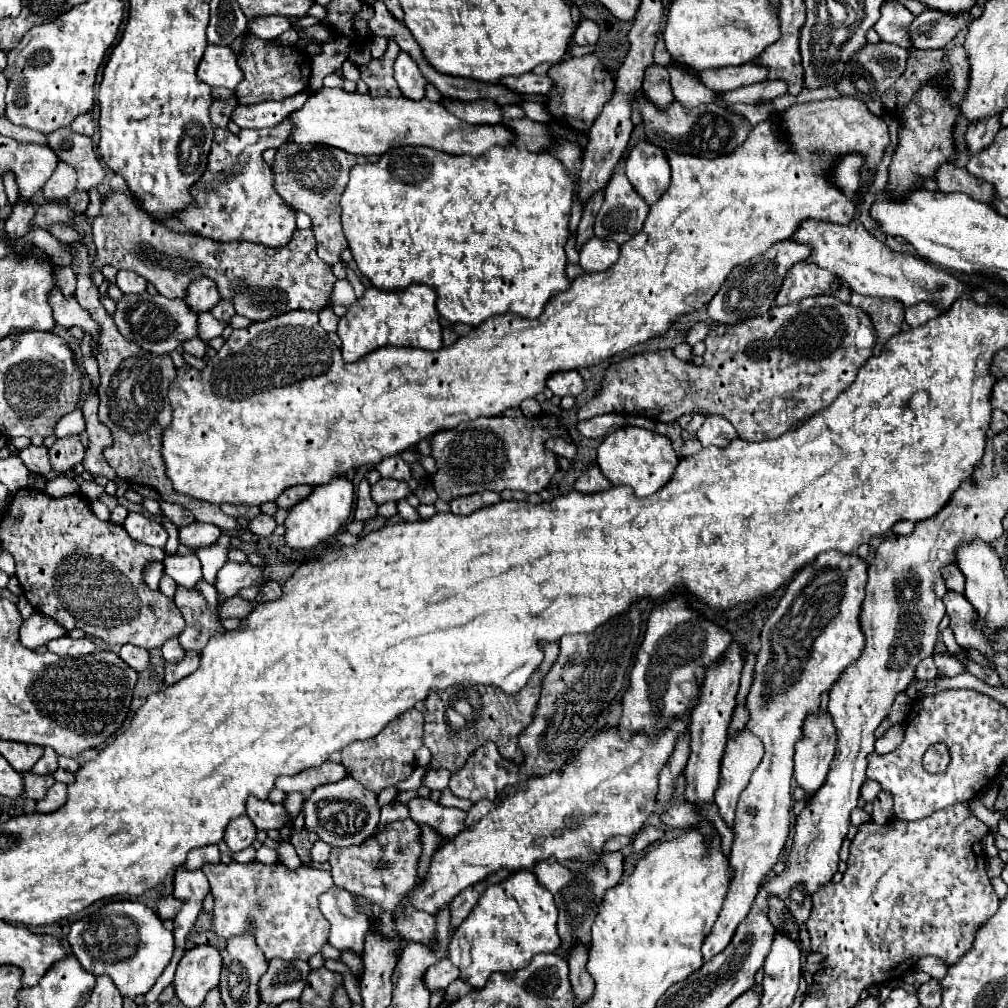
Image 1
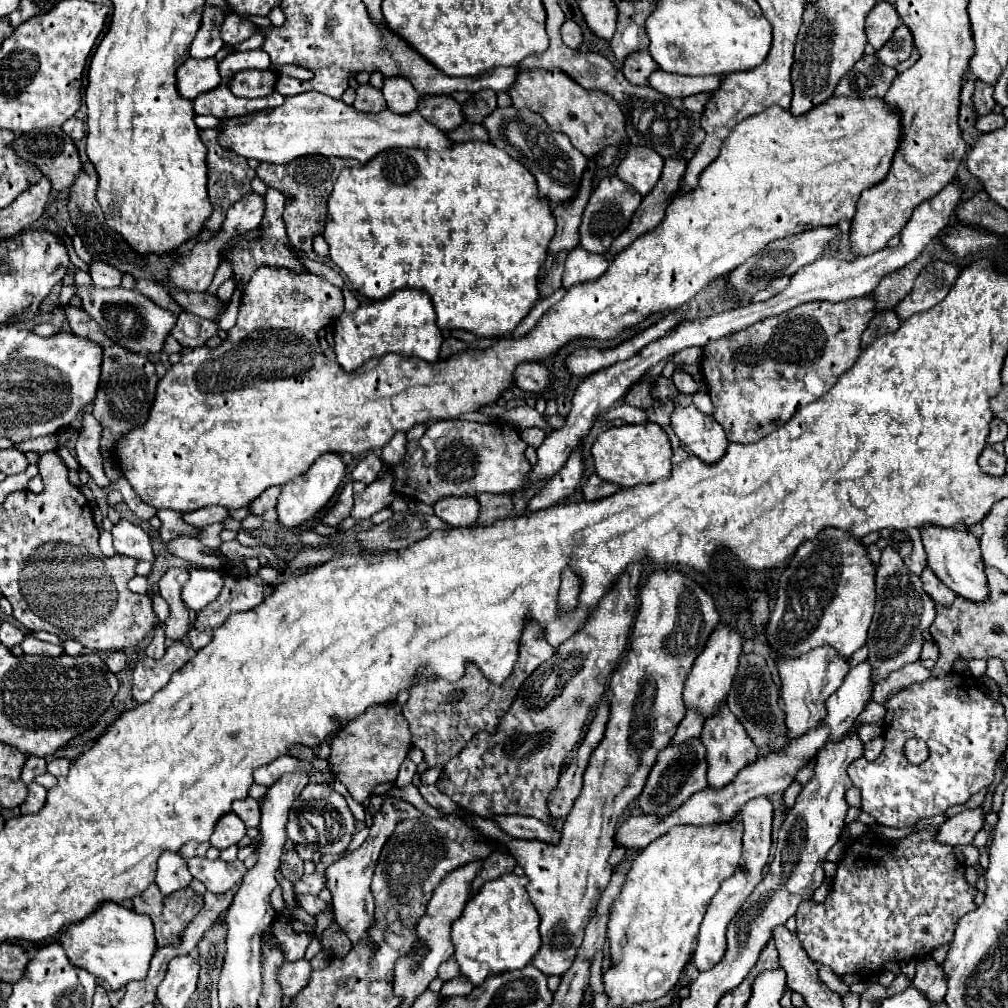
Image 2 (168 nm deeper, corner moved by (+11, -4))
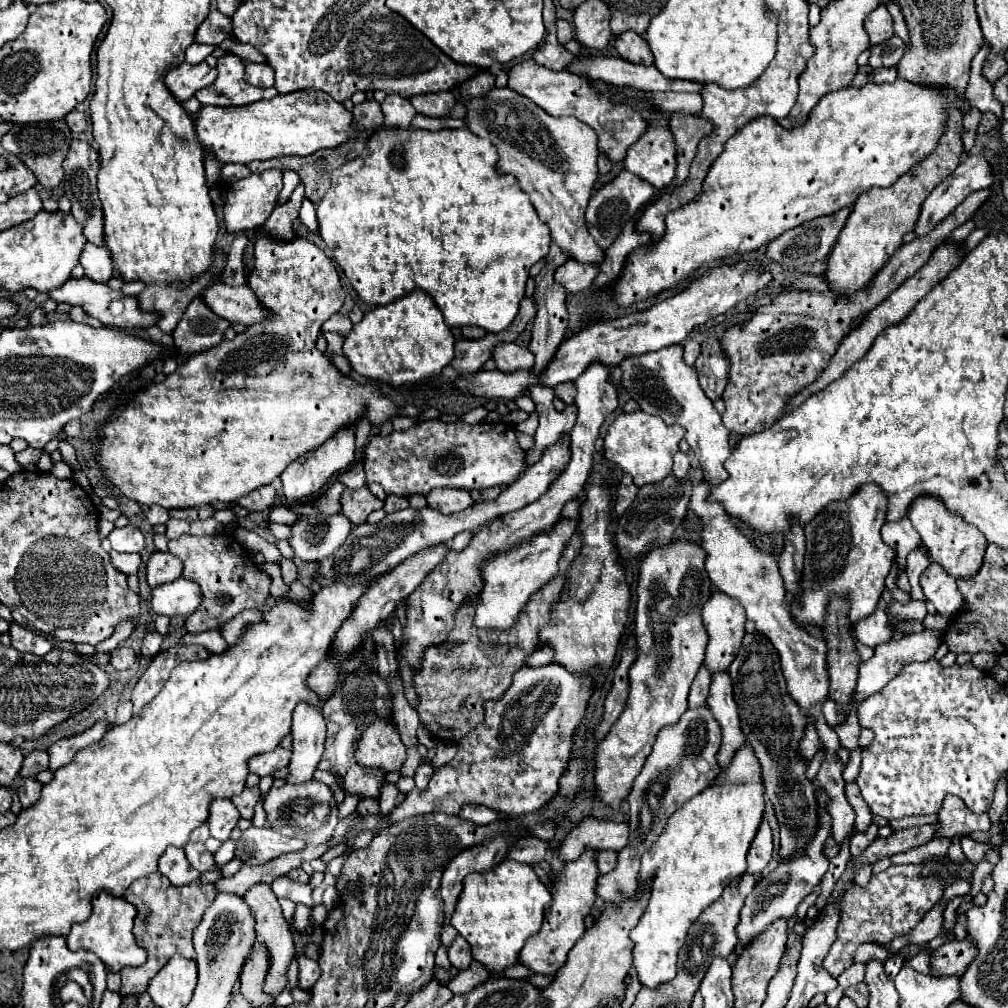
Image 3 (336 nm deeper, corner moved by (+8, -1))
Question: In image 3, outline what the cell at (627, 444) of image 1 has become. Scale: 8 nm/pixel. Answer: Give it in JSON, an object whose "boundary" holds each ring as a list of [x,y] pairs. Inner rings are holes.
{"boundary":[[[634,412],[634,414],[620,414],[608,434],[604,438],[604,456],[620,470],[628,472],[634,478],[636,486],[654,484],[672,472],[672,456],[680,450],[678,444],[684,438],[682,426],[668,426],[662,418]]]}

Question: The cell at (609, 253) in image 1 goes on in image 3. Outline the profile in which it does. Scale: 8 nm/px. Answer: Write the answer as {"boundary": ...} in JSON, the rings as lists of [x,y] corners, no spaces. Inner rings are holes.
{"boundary":[[[572,258],[566,264],[562,264],[560,268],[556,268],[556,272],[554,272],[556,284],[564,286],[566,292],[570,292],[570,294],[578,294],[582,290],[588,290],[596,276],[598,276],[596,264],[582,264]]]}

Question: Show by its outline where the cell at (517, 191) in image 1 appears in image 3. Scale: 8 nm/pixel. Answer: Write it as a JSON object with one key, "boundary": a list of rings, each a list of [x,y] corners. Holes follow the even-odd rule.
{"boundary":[[[382,126],[378,132],[372,134],[372,138],[366,142],[366,148],[360,156],[354,160],[348,160],[346,164],[338,166],[332,172],[330,178],[330,188],[324,194],[324,198],[318,202],[316,212],[318,212],[318,232],[324,238],[326,246],[332,250],[338,266],[344,270],[346,278],[358,292],[358,296],[368,302],[368,304],[390,304],[396,298],[402,298],[410,294],[410,290],[420,288],[426,294],[434,298],[438,308],[444,314],[446,324],[450,326],[480,326],[488,332],[502,332],[508,328],[508,324],[516,318],[518,314],[518,304],[524,298],[524,284],[528,280],[528,270],[542,260],[548,254],[550,248],[550,234],[546,224],[538,218],[530,198],[522,188],[516,184],[514,176],[498,174],[494,170],[494,164],[498,162],[498,152],[496,146],[472,134],[470,130],[458,128],[458,130],[442,130],[442,132],[426,132],[426,130],[416,130],[416,128],[388,128]]]}

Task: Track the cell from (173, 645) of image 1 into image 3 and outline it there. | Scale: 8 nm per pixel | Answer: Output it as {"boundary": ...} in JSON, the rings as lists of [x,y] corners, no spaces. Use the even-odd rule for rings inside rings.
{"boundary":[[[148,632],[146,638],[142,640],[142,656],[156,656],[162,646],[162,636],[156,632]]]}

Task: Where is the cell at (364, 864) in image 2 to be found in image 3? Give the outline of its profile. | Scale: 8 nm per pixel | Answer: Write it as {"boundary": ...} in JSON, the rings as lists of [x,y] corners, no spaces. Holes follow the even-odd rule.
{"boundary":[[[384,784],[382,786],[382,794],[380,794],[380,816],[388,816],[392,812],[392,808],[396,808],[398,804],[402,804],[404,794],[396,788],[396,784]]]}

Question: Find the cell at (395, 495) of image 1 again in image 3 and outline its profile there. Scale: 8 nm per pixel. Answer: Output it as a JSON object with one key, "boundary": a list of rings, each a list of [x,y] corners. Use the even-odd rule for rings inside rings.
{"boundary":[[[366,486],[358,490],[344,490],[342,492],[342,514],[352,522],[352,524],[364,524],[366,516],[372,510],[382,508],[384,502],[378,500]]]}

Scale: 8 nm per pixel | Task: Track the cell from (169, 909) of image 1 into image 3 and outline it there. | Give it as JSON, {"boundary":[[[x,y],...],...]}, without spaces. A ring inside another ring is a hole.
{"boundary":[[[154,872],[150,876],[144,876],[142,880],[136,880],[126,892],[126,902],[136,906],[136,918],[134,918],[134,938],[140,948],[146,948],[146,964],[138,968],[122,968],[122,986],[120,996],[128,998],[138,994],[140,990],[146,990],[146,982],[166,964],[166,960],[174,954],[180,954],[184,958],[194,958],[194,946],[192,946],[192,932],[200,924],[204,910],[214,902],[218,892],[214,892],[214,884],[206,884],[202,880],[194,880],[182,888],[174,888],[166,876],[160,872]]]}

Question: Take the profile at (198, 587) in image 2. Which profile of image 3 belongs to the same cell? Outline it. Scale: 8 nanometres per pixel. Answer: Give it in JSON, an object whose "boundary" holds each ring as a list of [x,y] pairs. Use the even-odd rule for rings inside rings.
{"boundary":[[[178,578],[174,582],[162,584],[152,590],[150,610],[158,616],[186,618],[198,608],[200,600],[202,600],[202,592],[198,584],[186,578]]]}

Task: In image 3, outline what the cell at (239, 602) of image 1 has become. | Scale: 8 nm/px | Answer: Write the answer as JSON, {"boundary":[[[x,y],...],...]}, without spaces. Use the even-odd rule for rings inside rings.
{"boundary":[[[212,534],[212,536],[180,536],[168,542],[168,552],[182,560],[182,578],[194,580],[202,588],[202,602],[194,614],[184,622],[184,628],[192,634],[220,628],[236,614],[246,608],[260,608],[268,598],[268,588],[272,578],[254,564],[246,552],[230,554],[230,550],[246,550],[232,534]]]}

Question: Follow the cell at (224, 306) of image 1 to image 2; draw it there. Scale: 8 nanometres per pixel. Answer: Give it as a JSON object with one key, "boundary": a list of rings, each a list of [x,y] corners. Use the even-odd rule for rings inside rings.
{"boundary":[[[227,279],[227,281],[225,281],[221,287],[219,287],[219,291],[217,291],[217,299],[219,299],[223,305],[227,305],[227,303],[231,301],[233,289],[235,289],[235,283],[233,283],[231,279]]]}

